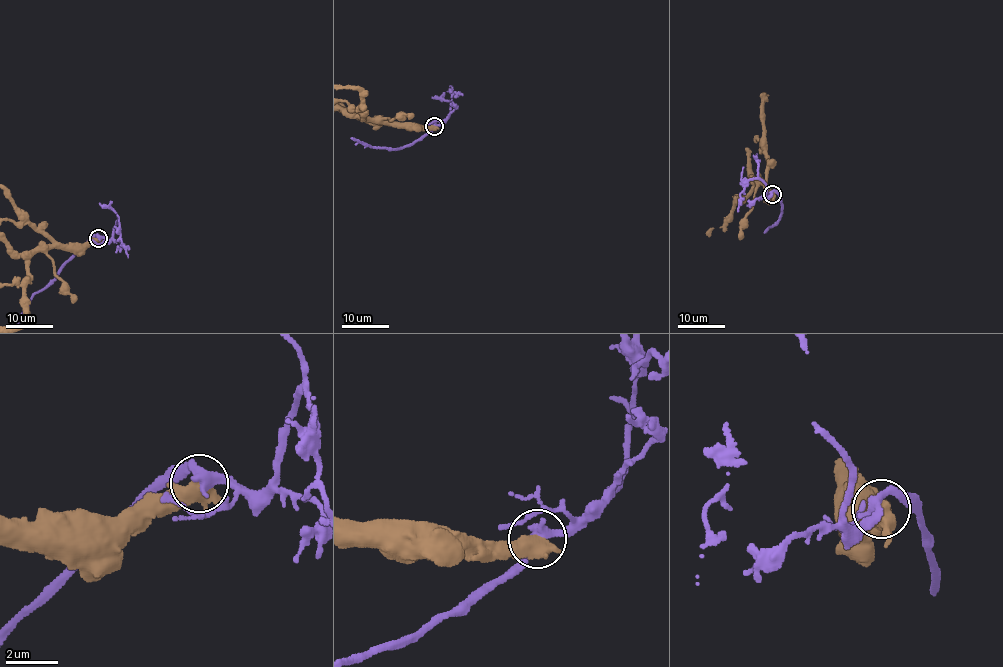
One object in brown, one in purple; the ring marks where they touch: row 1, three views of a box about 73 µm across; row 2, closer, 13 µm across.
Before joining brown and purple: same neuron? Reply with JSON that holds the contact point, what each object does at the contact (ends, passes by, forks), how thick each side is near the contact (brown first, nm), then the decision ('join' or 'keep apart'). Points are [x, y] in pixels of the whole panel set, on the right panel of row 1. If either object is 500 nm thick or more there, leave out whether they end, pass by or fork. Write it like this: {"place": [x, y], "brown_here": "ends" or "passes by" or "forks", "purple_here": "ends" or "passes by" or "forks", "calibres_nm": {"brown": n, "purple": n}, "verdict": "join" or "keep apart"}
{"place": [772, 194], "calibres_nm": {"brown": 500, "purple": 360}, "verdict": "keep apart"}

